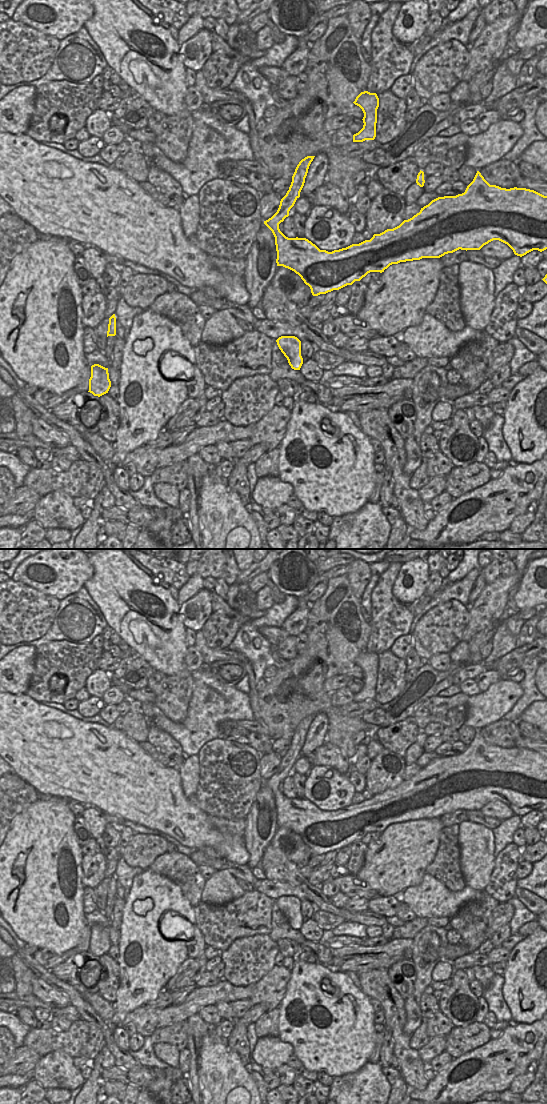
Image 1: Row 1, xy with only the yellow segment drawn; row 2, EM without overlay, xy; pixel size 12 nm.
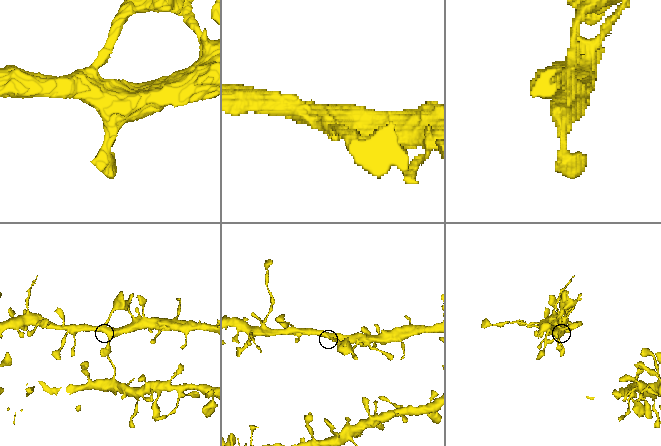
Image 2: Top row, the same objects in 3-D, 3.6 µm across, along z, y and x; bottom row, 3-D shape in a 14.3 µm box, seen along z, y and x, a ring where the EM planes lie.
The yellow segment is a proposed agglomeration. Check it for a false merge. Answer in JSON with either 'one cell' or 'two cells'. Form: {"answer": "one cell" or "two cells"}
{"answer": "two cells"}

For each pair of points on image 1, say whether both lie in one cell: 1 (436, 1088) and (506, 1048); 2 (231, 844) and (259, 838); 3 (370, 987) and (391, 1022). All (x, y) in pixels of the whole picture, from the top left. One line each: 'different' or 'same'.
1: same
2: different
3: same

